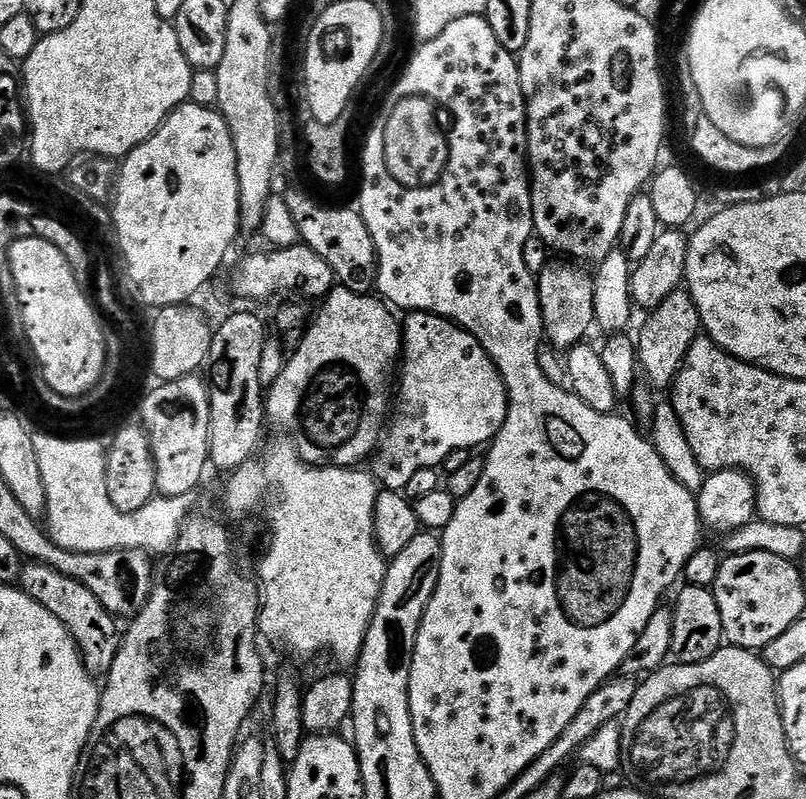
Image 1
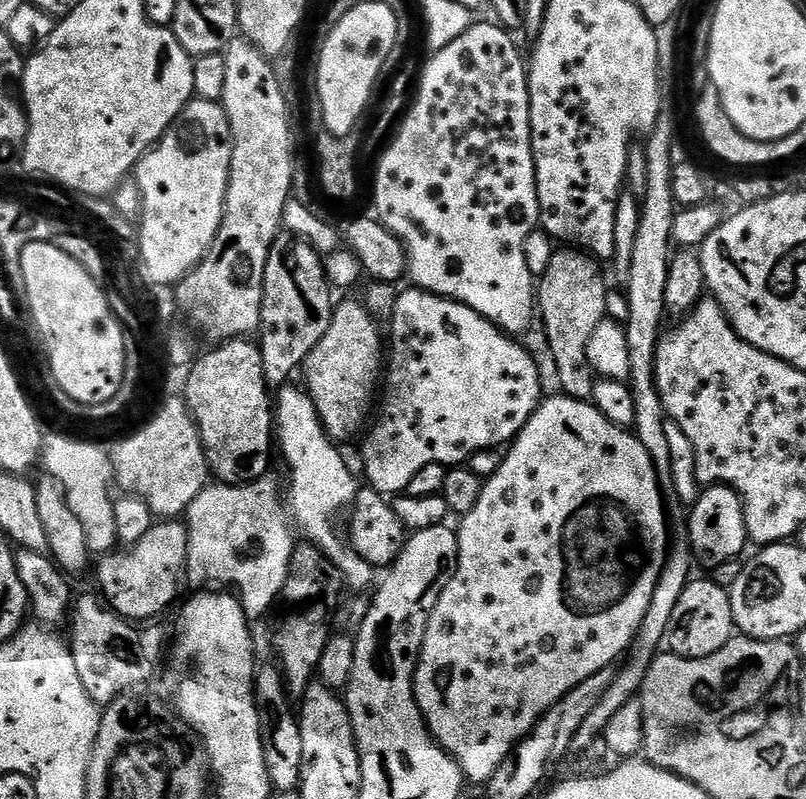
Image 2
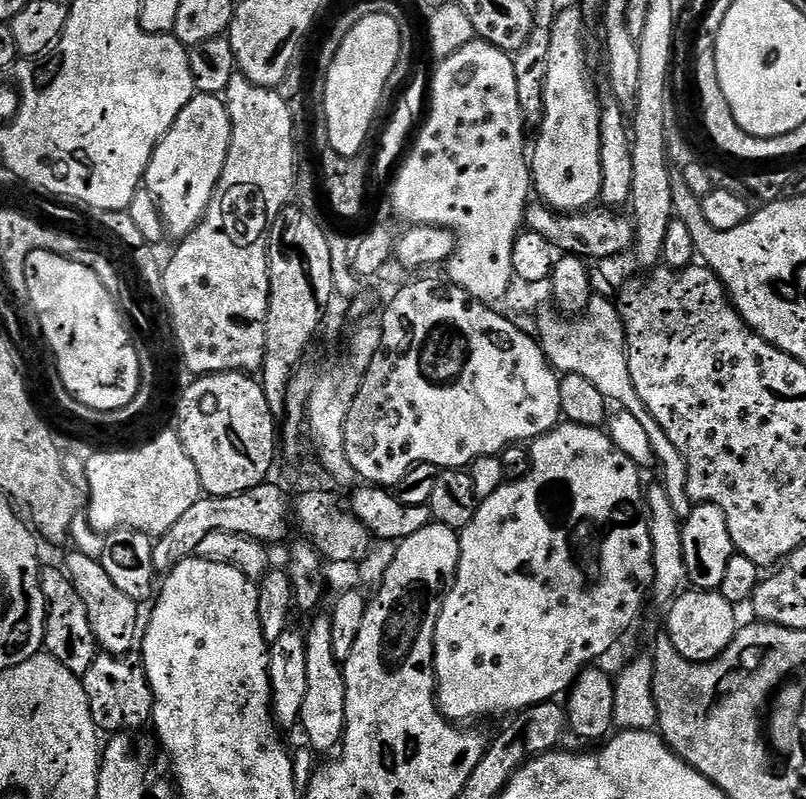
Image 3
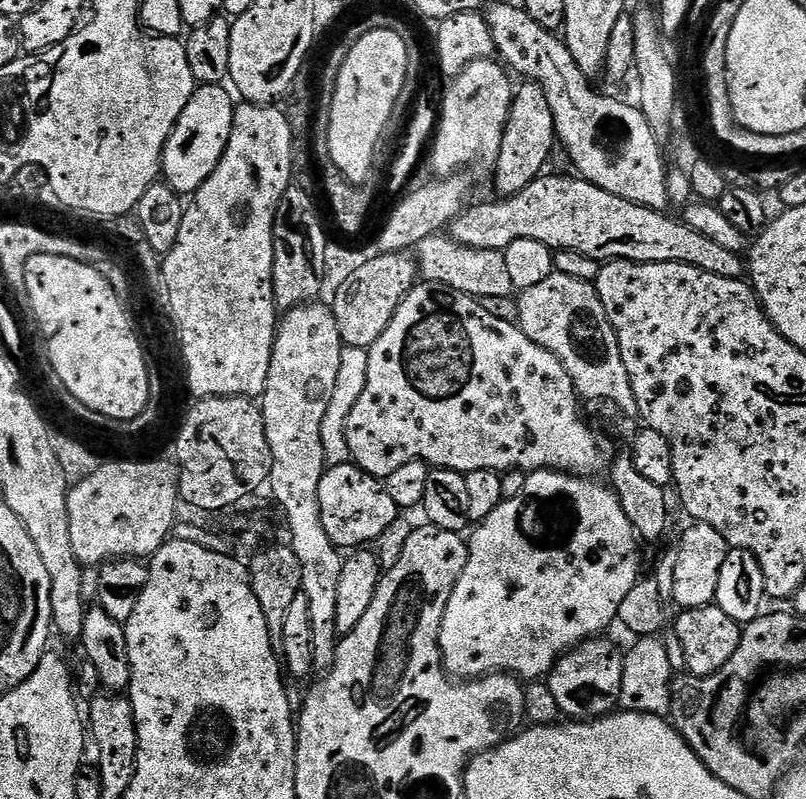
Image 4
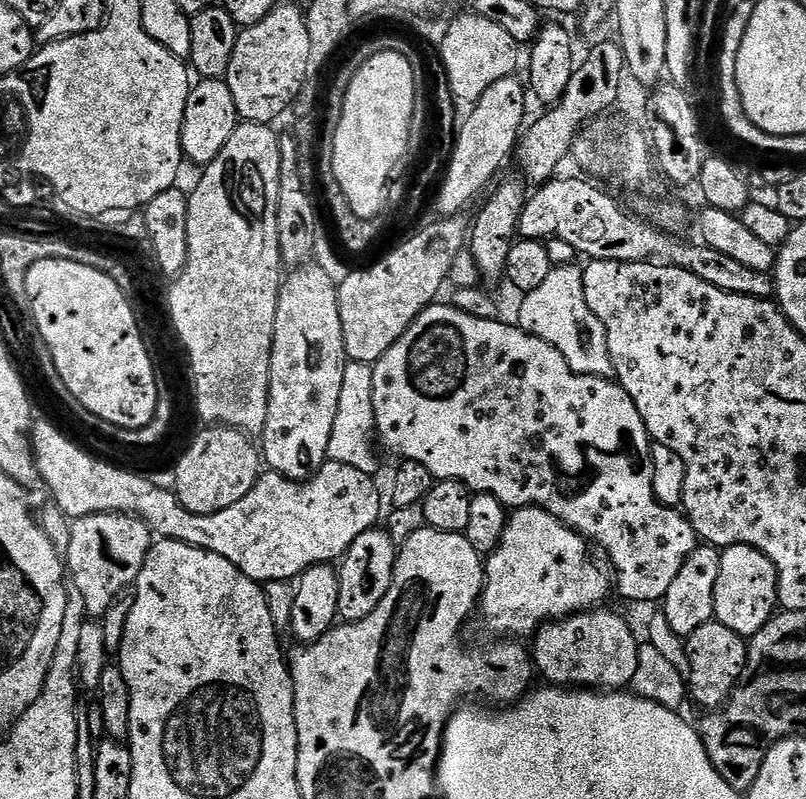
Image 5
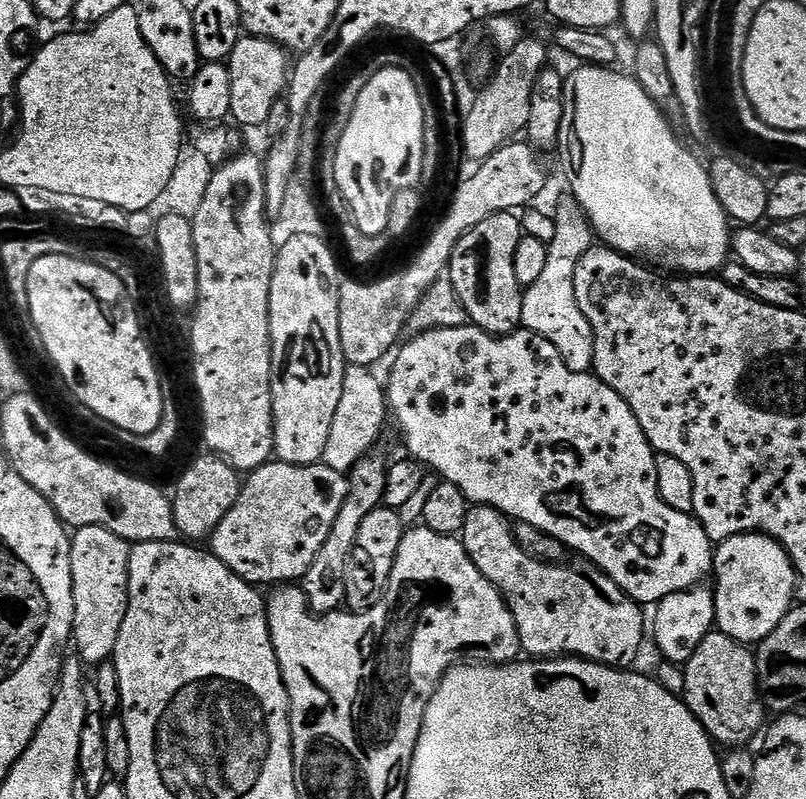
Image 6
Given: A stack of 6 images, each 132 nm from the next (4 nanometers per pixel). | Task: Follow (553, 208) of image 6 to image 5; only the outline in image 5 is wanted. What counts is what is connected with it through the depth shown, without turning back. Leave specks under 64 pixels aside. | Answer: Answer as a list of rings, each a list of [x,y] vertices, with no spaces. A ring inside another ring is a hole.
[[[579,263],[554,266],[550,274],[546,274],[542,286],[538,286],[538,290],[530,290],[521,300],[524,301],[520,304],[519,328],[554,346],[554,350],[566,358],[566,366],[570,366],[570,370],[583,376],[608,378],[613,375],[610,346],[606,342],[606,326],[598,322],[594,310],[590,310],[586,302],[584,269]]]

